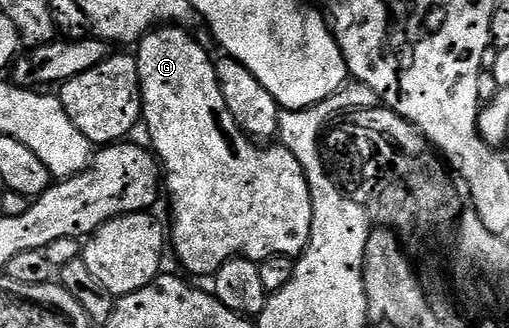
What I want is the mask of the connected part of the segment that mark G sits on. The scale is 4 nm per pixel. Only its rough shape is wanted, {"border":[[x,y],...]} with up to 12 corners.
{"border":[[167,23],[138,42],[169,241],[210,278],[298,258],[311,187]]}

